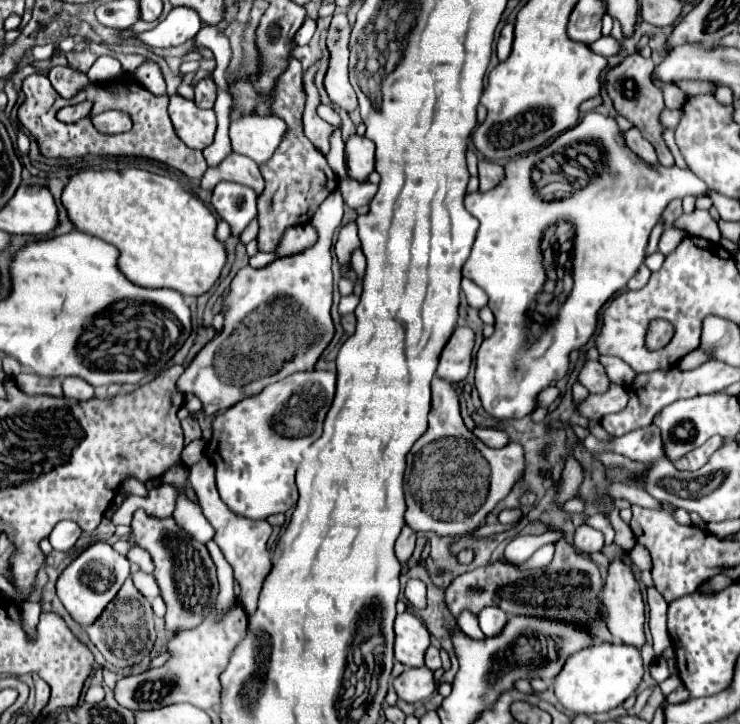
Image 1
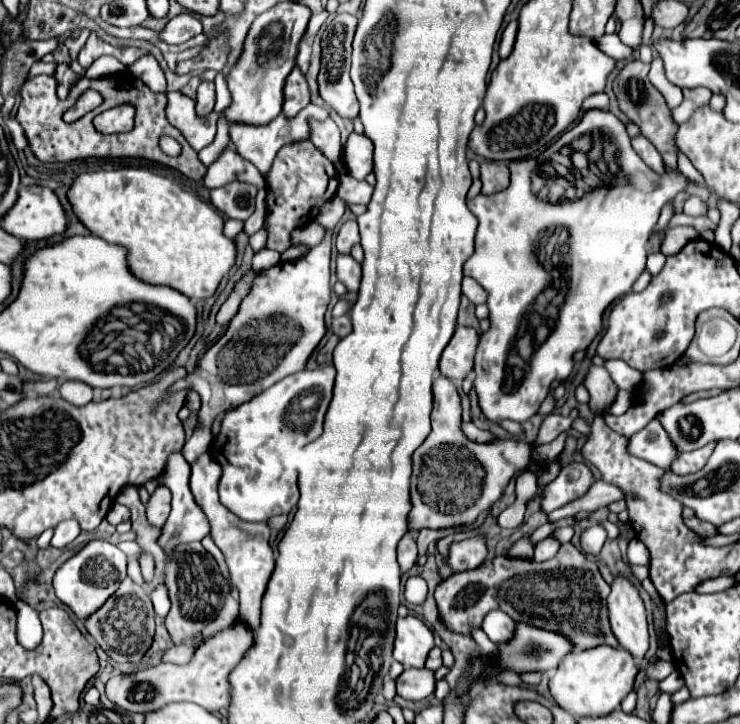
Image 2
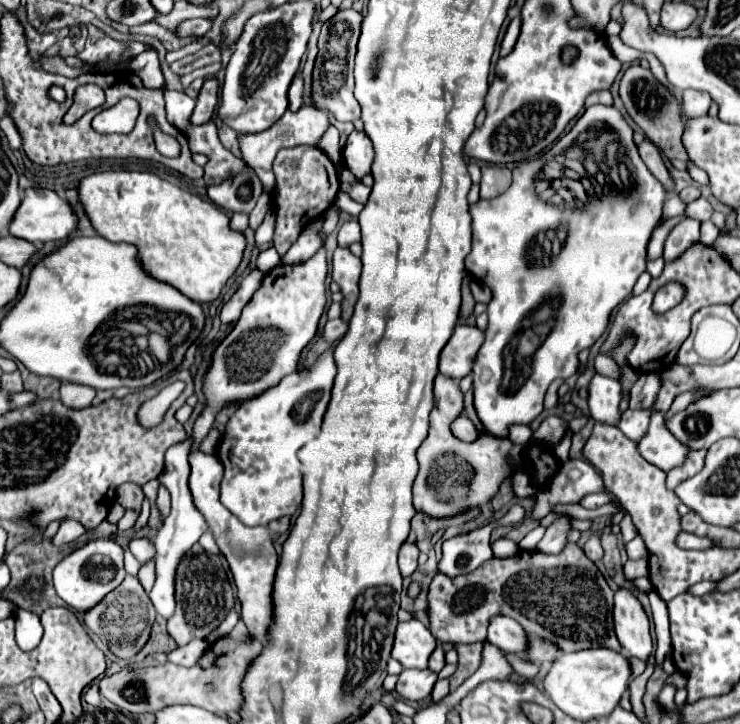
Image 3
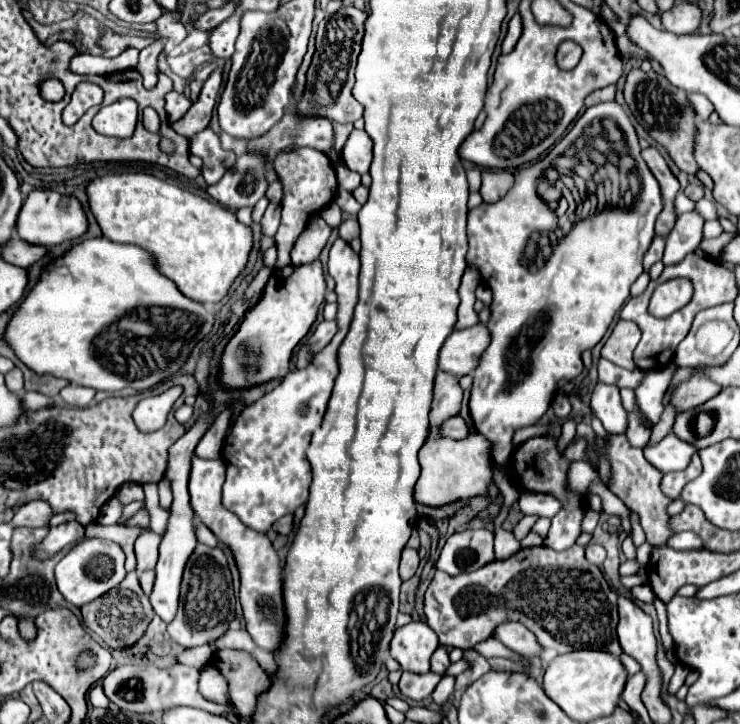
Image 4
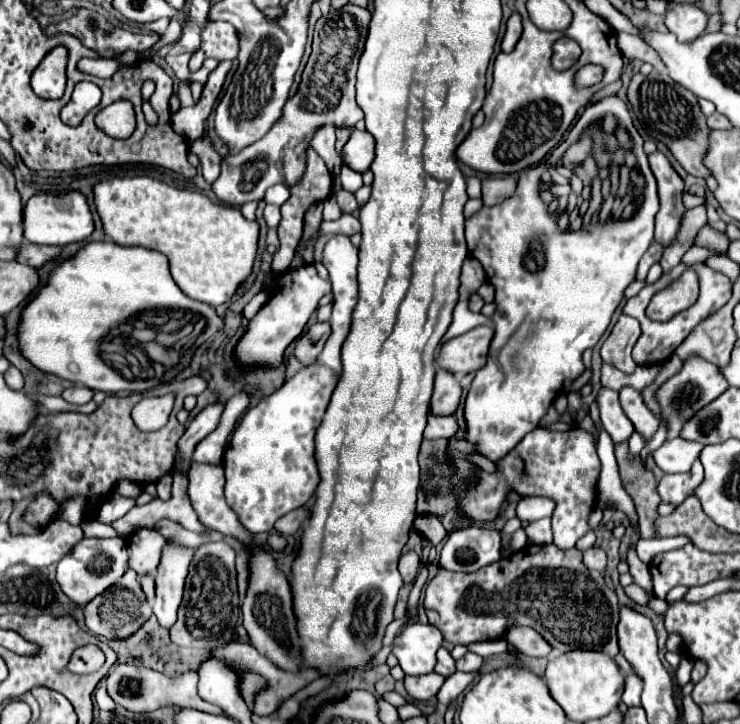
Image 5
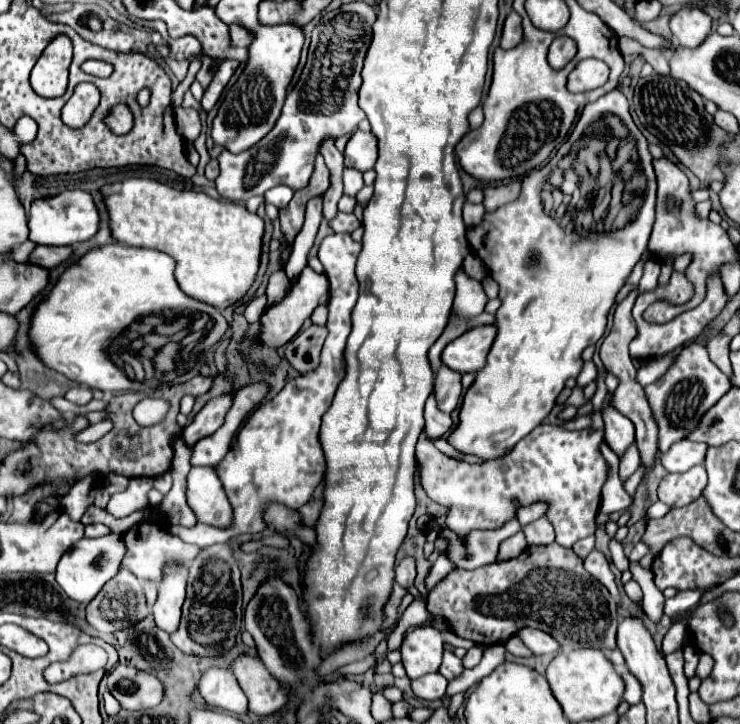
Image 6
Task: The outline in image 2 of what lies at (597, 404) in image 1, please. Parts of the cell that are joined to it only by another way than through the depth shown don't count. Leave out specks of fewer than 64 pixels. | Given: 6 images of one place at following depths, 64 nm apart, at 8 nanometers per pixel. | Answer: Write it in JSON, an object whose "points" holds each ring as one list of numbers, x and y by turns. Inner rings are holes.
{"points":[[618,390,618,396,616,396,614,404,608,408,608,412,614,414,614,416,620,416,620,414,624,414,630,406,632,406,632,394,626,392,626,390]]}

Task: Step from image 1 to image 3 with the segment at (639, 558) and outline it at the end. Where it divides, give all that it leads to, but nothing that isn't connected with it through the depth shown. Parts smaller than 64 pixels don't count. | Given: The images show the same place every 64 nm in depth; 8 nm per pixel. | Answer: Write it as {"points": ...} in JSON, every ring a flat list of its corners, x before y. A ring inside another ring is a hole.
{"points":[[640,534,626,546,626,550,628,550,628,558,632,558,632,560,638,560,638,558,646,558,648,556,646,546,644,546,644,540,642,540]]}

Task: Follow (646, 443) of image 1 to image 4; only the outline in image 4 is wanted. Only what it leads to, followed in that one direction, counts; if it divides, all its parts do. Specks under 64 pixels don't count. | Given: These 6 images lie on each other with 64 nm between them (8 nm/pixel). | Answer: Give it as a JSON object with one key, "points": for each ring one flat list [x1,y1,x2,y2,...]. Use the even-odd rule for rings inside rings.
{"points":[[672,362,664,370,646,372,646,378,636,388,638,406,640,406,642,412,646,412,646,416,650,416,653,426,660,420,664,411,665,407,662,404,662,398,664,398,664,392,670,386,670,380,672,380,676,370,678,370,678,366],[668,434,660,444,656,446,646,446,644,448,644,456,646,460,658,468,662,474,668,474,668,472,676,472,676,470,684,470,692,456,696,454,698,450,688,444,688,442,682,442,676,434]]}

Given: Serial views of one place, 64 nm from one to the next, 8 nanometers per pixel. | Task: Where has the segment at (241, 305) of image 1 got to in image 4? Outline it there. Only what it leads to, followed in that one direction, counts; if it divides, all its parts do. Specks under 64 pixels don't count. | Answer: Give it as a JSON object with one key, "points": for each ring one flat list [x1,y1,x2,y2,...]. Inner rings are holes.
{"points":[[318,260,304,266,286,266,274,270,260,302,252,308,252,312,246,312,240,330,232,336,222,354,222,386,248,388,278,376,286,376,292,350,316,320,324,296,326,280,324,268]]}

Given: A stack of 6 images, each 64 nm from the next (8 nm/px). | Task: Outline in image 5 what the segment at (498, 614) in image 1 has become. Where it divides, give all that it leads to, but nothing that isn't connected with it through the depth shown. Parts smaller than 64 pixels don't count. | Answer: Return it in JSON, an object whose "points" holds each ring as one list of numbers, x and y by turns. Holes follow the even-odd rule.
{"points":[[514,626,506,632,504,638,526,656,548,656,552,652,552,646,534,628]]}

